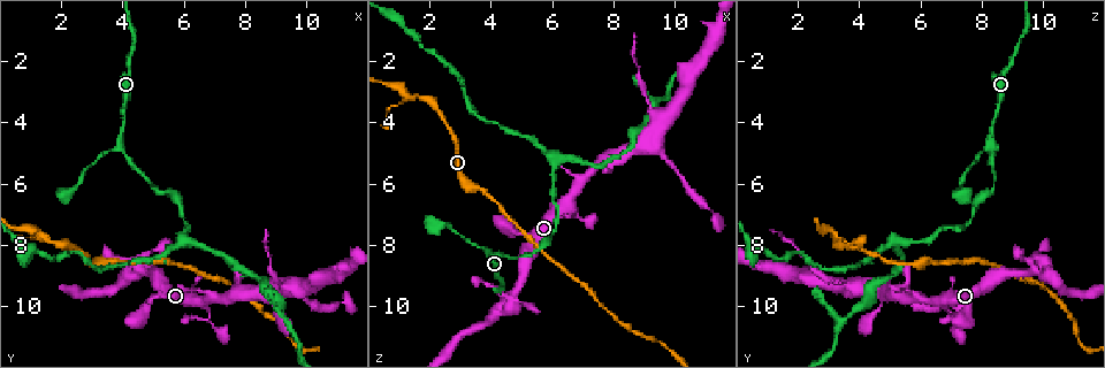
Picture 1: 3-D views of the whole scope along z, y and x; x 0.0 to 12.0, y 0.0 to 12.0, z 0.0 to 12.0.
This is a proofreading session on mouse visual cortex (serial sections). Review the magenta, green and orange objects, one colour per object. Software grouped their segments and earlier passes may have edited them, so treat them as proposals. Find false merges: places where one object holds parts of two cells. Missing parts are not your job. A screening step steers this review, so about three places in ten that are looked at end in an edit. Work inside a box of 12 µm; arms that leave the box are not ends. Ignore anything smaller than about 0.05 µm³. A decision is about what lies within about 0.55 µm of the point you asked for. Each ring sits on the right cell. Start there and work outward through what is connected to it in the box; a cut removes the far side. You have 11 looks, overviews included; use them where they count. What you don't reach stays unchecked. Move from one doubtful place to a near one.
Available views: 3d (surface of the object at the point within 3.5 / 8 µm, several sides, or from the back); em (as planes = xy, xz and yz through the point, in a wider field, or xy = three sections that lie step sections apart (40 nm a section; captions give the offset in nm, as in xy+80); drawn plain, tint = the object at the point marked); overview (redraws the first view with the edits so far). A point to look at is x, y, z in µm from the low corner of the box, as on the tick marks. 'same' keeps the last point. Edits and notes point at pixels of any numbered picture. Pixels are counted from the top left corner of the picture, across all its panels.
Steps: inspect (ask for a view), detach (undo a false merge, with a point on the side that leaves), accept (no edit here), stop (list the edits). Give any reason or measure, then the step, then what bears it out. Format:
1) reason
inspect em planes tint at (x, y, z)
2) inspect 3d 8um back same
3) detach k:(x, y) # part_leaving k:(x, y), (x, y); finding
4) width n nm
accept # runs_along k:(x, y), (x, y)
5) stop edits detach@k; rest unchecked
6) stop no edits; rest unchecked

thin neck
inspect 3d 3.5um at (6.9, 10.5, 7.2)

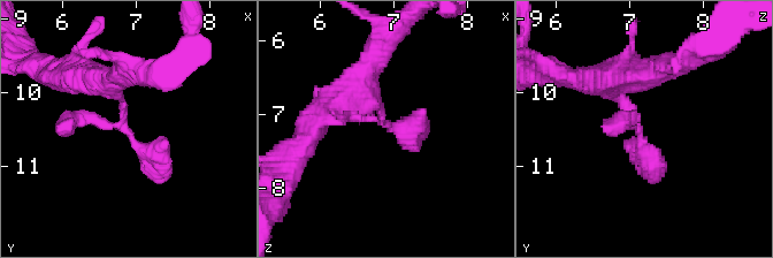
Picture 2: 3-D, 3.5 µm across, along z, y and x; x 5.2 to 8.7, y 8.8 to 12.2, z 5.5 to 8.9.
inspect em xy step 3 tint at (6.85, 10.50, 7.15)

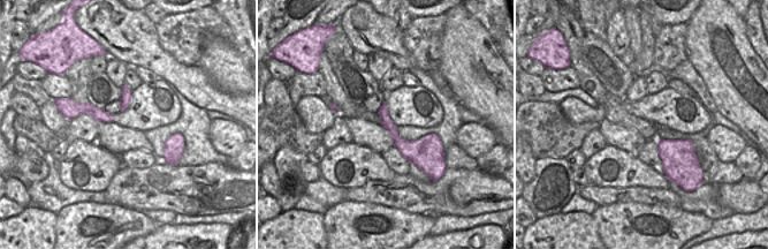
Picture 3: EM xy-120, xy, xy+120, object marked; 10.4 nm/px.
accept # one cell here

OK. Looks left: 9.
a fork
inspect 3d 3.5um at (9.3, 9.3, 3.6)

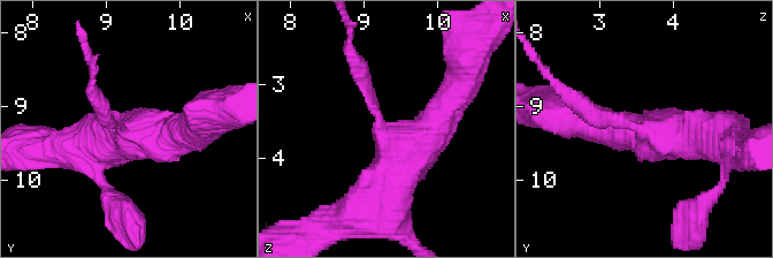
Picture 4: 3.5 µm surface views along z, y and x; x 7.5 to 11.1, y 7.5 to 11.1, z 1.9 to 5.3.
arm_widths 150, 450, 600 nm
detach 4:(361, 78) # a second cell is stuck on

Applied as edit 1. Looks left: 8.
redraw
inspect overview

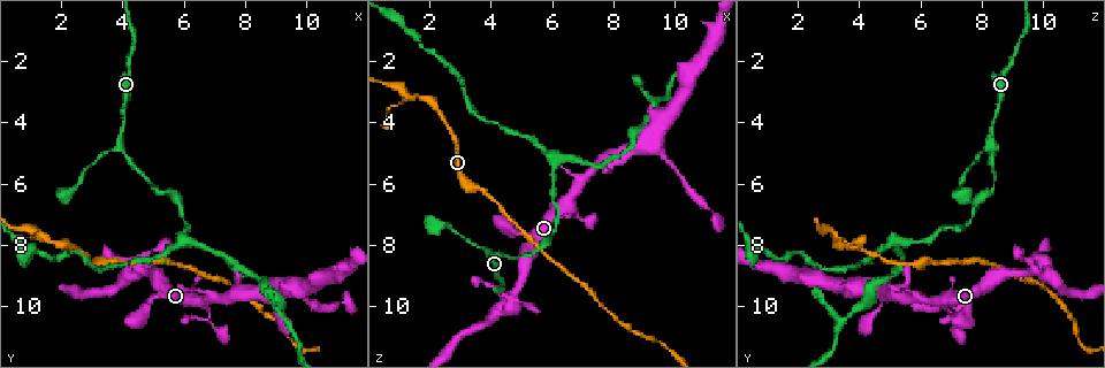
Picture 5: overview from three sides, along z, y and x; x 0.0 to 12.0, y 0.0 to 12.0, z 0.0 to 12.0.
a fork
inspect 3d 3.5um at (1.4, 7.7, 3.2)

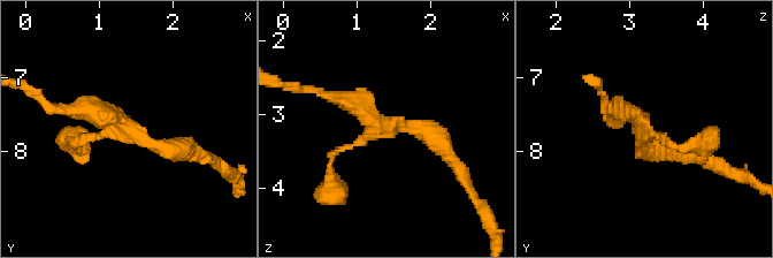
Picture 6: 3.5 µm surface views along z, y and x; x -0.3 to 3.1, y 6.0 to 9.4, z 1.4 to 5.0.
need the tissue
inspect em planes tint at (1.40, 7.70, 3.20)

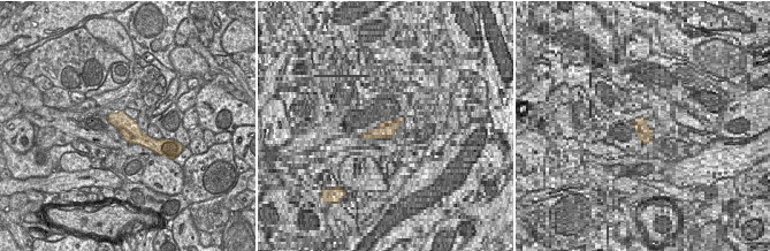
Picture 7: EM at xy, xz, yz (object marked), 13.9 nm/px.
another direction
inspect em xy step 2 tint same

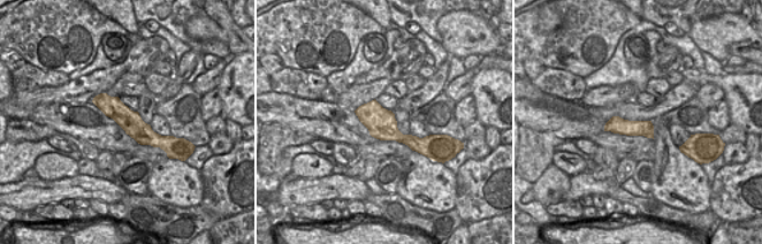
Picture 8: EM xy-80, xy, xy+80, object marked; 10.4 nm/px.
accept # runs_along 6:(448, 153), (323, 95); continuous, no second cell

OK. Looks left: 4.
three arms meet
inspect 3d 3.5um at (3.9, 4.8, 8.3)

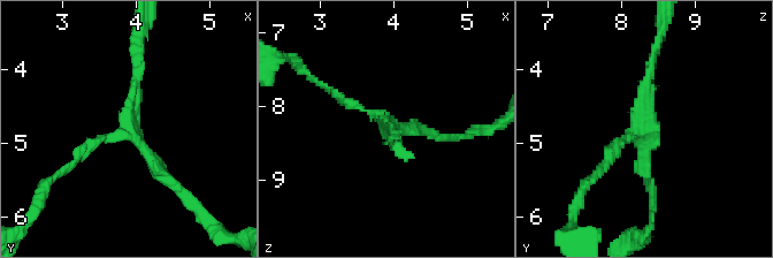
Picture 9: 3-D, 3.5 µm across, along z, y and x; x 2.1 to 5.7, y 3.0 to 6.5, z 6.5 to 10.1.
arms 3; arm_widths 100, 150, 200 nm; need the tissue
inspect em xy step 5 tint at (3.90, 4.80, 8.25)

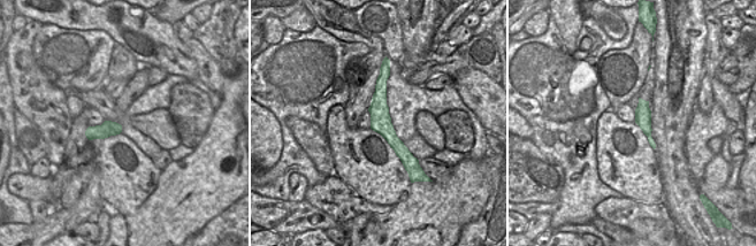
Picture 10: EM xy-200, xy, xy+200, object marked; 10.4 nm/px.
accept # runs_along 10:(386, 71), (380, 121), (405, 162); all the same cell

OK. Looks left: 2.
a fork
inspect 3d 3.5um at (6.1, 8.0, 5.4)

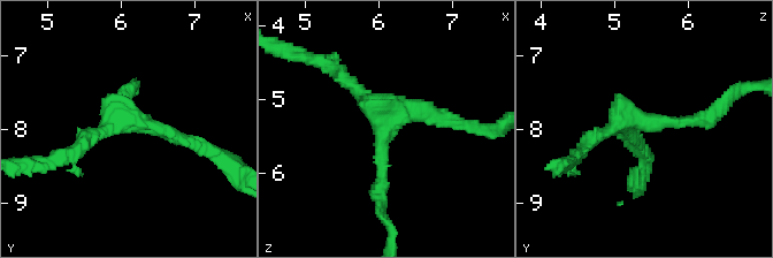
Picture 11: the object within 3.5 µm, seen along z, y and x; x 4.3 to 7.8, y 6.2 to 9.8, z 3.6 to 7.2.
need the tissue
inspect em xy step 1 tint at (6.10, 7.90, 5.35)

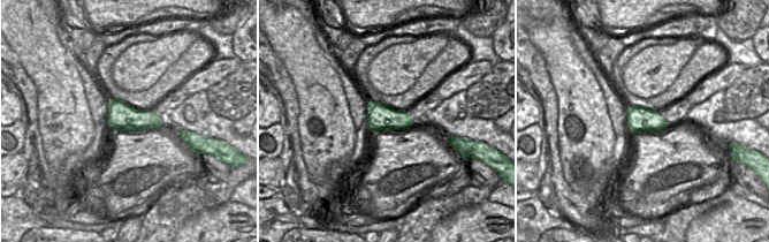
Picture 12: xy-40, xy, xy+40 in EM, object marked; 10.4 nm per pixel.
arm_widths 150, 200, 200 nm
accept # runs_along 11:(381, 200), (384, 127), (408, 112), (451, 121); continuous, no second cell

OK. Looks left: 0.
stop edits detach@4; rest unchecked

